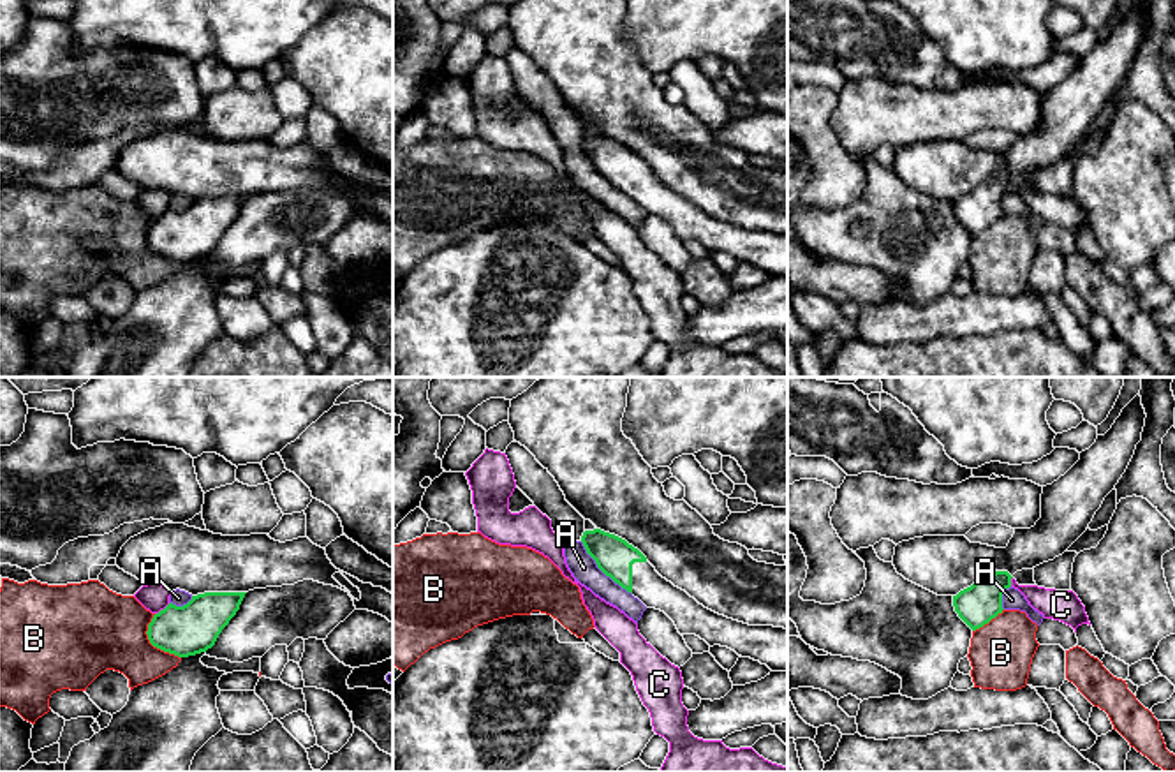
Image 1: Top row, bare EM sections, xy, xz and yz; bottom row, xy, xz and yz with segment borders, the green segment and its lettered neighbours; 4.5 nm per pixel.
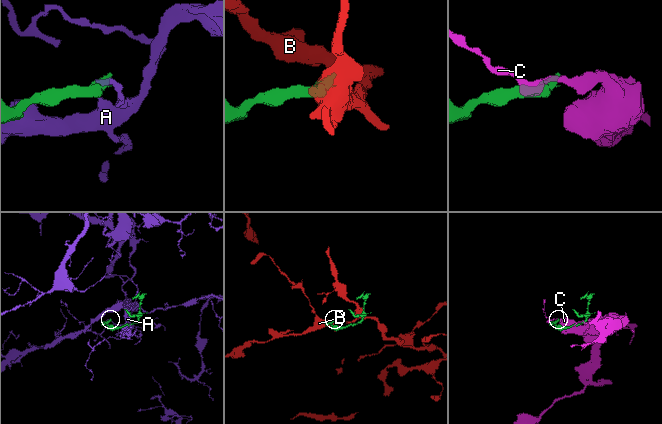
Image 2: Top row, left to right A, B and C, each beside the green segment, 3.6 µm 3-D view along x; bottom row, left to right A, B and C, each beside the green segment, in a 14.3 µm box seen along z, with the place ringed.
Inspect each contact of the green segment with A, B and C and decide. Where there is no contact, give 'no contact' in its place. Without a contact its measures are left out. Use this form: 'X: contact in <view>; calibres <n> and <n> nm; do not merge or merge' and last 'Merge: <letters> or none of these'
A: contact in xz; calibres 180 and 120 nm; do not merge
B: contact in xy; calibres 240 and 380 nm; do not merge
C: contact in xy; calibres 240 and 130 nm; do not merge
Merge: none of these

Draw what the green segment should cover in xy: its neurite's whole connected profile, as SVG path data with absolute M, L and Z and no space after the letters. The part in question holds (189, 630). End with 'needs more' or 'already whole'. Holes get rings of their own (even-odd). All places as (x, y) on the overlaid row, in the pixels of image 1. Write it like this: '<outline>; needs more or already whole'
M204 592L176 606L169 603L148 624L148 640L153 647L188 657L211 649L240 610L247 592Z; already whole

